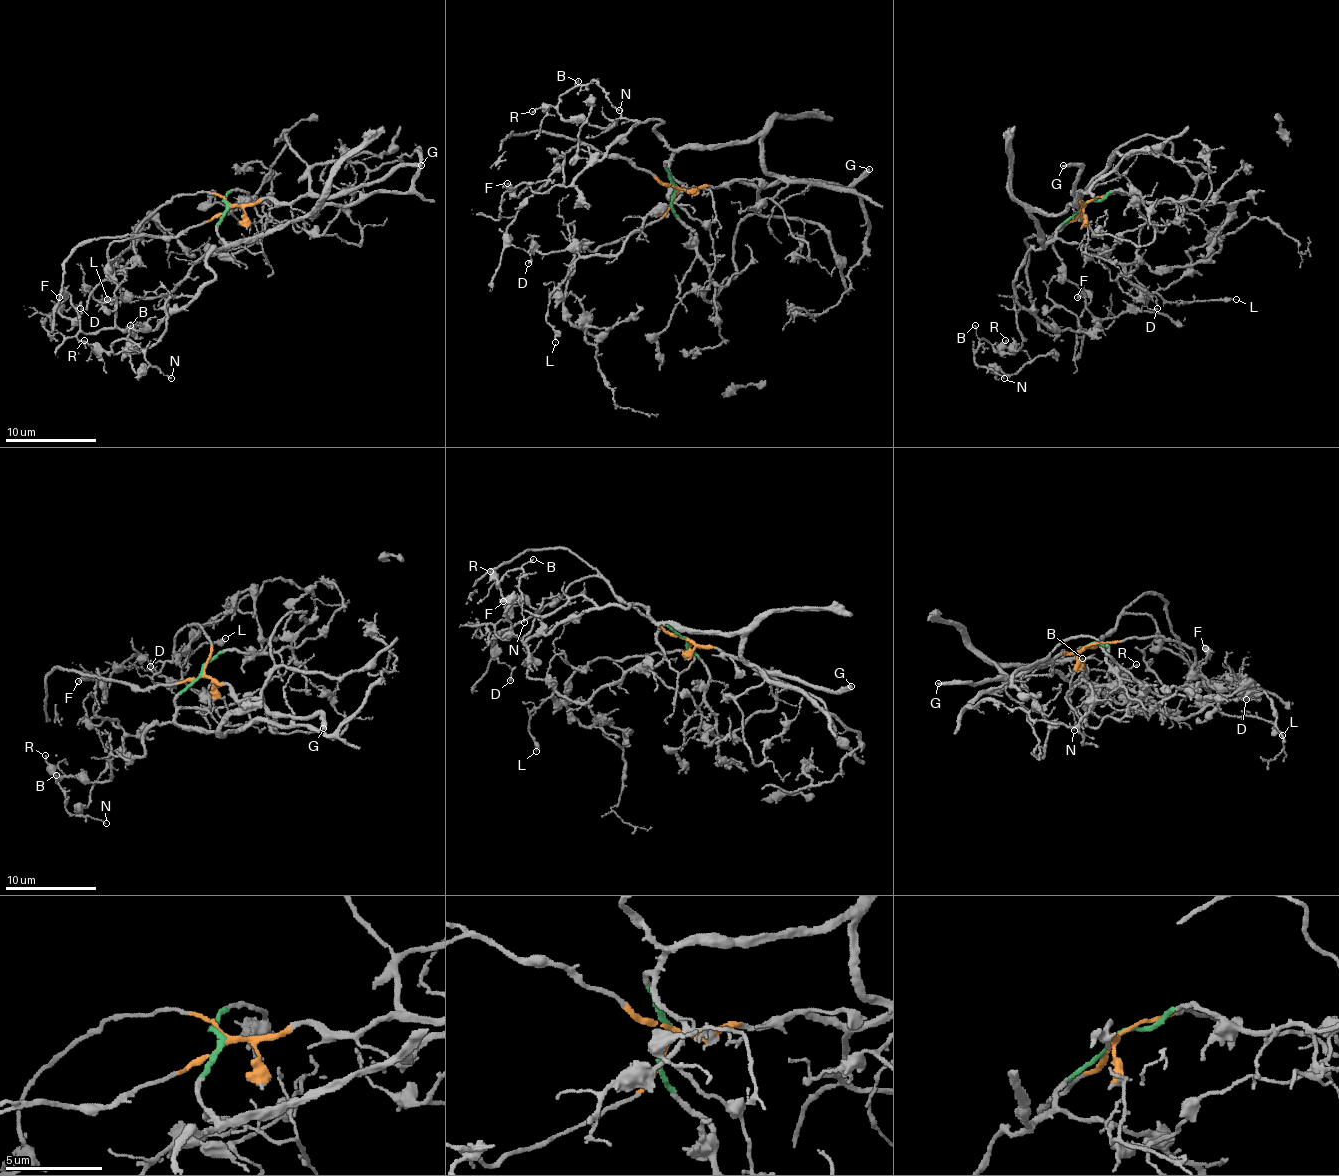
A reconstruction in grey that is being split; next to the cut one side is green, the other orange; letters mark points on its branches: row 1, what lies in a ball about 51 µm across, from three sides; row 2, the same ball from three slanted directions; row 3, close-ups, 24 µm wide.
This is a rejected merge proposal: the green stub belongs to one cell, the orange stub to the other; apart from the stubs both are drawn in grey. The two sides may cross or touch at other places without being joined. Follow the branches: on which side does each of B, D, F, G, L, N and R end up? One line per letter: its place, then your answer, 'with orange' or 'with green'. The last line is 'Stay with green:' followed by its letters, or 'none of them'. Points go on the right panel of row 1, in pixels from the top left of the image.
B: place (975, 325); with green
D: place (1157, 308); with orange
F: place (1077, 297); with green
G: place (1063, 165); with orange
L: place (1236, 299); with green
N: place (1004, 378); with green
R: place (1005, 340); with green
Stay with green: B, F, L, N, R

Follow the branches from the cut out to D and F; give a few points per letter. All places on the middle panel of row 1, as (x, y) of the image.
D: (676, 191), (626, 160), (572, 146), (506, 232), (531, 257), (529, 264)
F: (676, 191), (654, 128), (663, 121), (638, 121), (570, 185), (515, 196), (506, 182)

